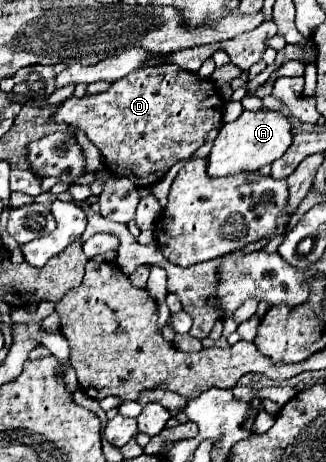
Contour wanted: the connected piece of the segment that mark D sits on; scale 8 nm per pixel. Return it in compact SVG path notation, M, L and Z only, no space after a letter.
M166 63L160 67L148 67L130 73L128 77L114 81L110 89L104 93L88 95L82 99L70 97L56 107L56 111L50 115L48 121L68 123L84 131L86 137L100 149L106 167L114 175L128 177L130 181L136 183L136 187L150 187L156 181L160 181L176 161L188 159L204 143L208 131L220 123L222 113L224 113L224 103L220 111L220 95L210 81L200 79L196 73L184 71L174 63Z

